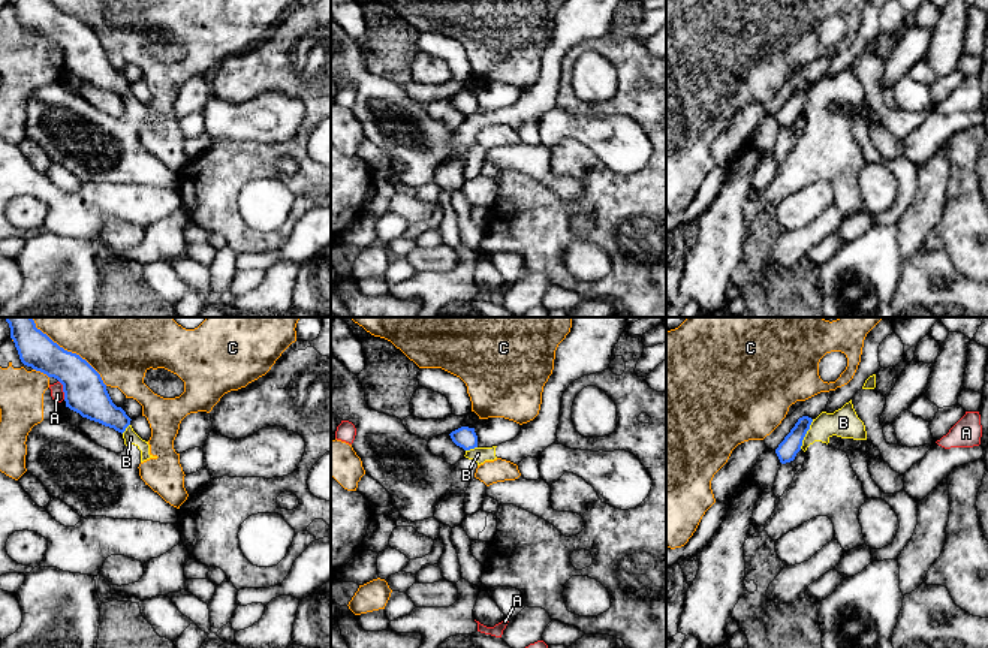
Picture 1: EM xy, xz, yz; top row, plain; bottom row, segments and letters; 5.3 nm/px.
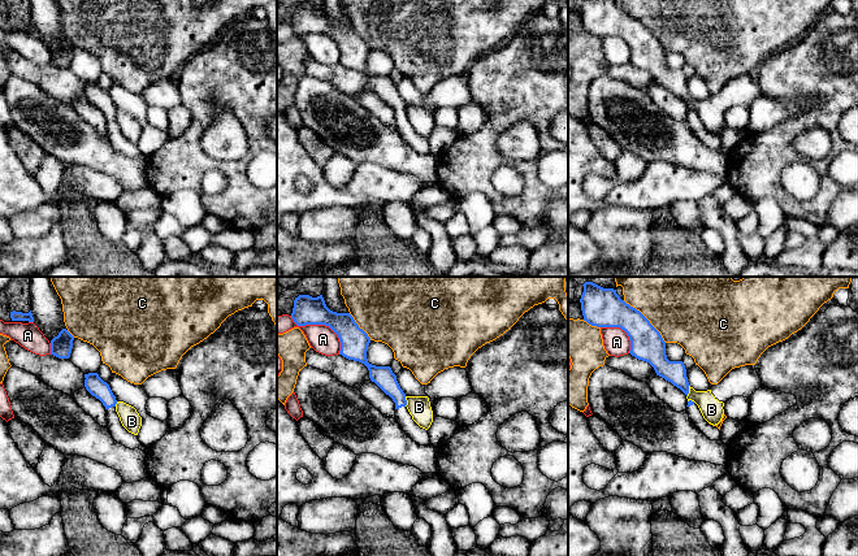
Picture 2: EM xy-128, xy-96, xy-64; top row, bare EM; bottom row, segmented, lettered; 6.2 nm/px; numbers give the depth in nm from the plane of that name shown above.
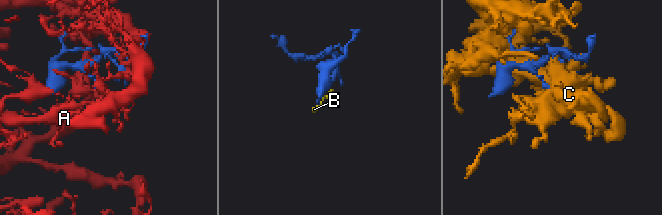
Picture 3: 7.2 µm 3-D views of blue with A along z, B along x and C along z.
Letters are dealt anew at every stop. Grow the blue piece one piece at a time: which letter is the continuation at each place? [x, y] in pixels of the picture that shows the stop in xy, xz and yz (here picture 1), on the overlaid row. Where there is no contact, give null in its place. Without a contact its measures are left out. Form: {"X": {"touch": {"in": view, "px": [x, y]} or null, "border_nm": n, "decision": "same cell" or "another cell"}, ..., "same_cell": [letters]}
{"A": {"touch": {"in": "xy", "px": [63, 389]}, "border_nm": 110, "decision": "another cell"}, "B": {"touch": {"in": "yz", "px": [806, 433]}, "border_nm": 180, "decision": "another cell"}, "C": {"touch": {"in": "xy", "px": [69, 352]}, "border_nm": 550, "decision": "another cell"}, "same_cell": []}

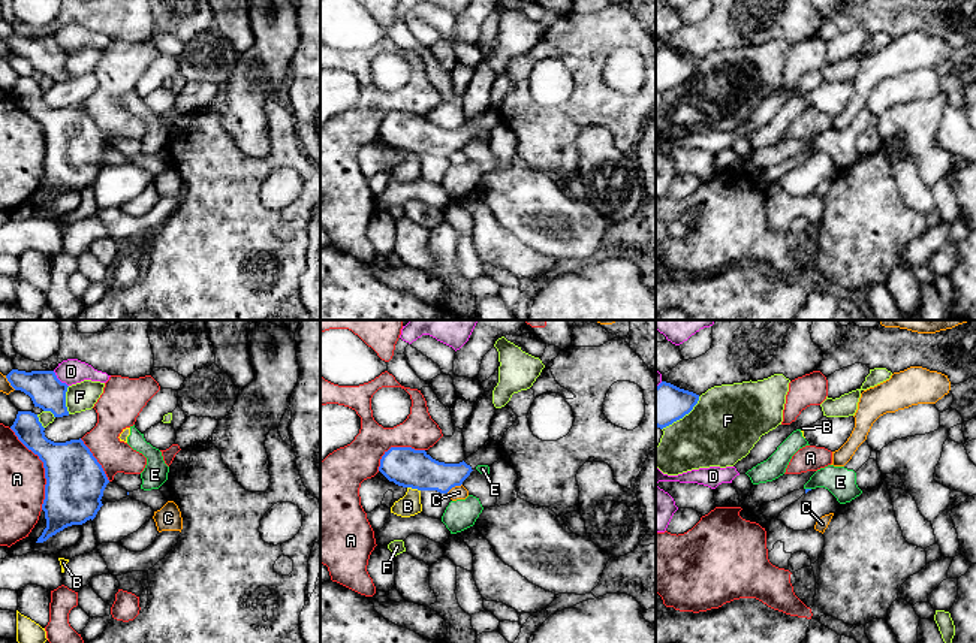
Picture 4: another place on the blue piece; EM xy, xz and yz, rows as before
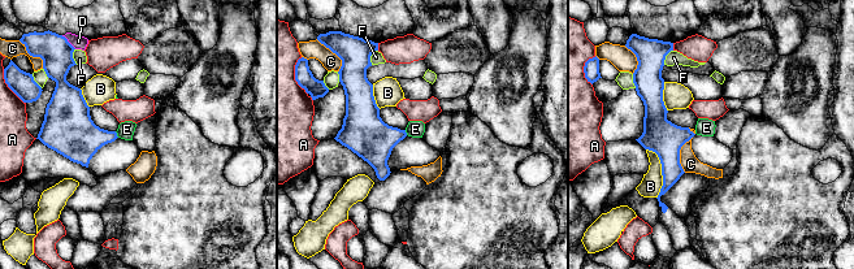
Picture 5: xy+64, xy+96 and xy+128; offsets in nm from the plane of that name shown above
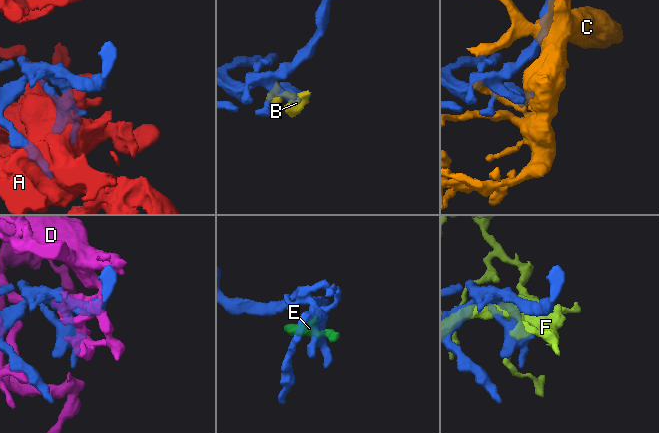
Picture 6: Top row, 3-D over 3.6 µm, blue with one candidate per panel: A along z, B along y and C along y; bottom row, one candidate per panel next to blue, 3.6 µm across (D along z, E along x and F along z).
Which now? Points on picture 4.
{"A": {"touch": {"in": "xy", "px": [44, 467]}, "border_nm": 480, "decision": "another cell"}, "B": {"touch": {"in": "xz", "px": [413, 488]}, "border_nm": 80, "decision": "another cell"}, "C": {"touch": {"in": "xz", "px": [454, 486]}, "border_nm": 100, "decision": "another cell"}, "D": {"touch": {"in": "xy", "px": [59, 380]}, "border_nm": 120, "decision": "another cell"}, "E": {"touch": {"in": "yz", "px": [809, 489]}, "border_nm": 30, "decision": "another cell"}, "F": {"touch": {"in": "yz", "px": [683, 416]}, "border_nm": 280, "decision": "another cell"}, "same_cell": []}

